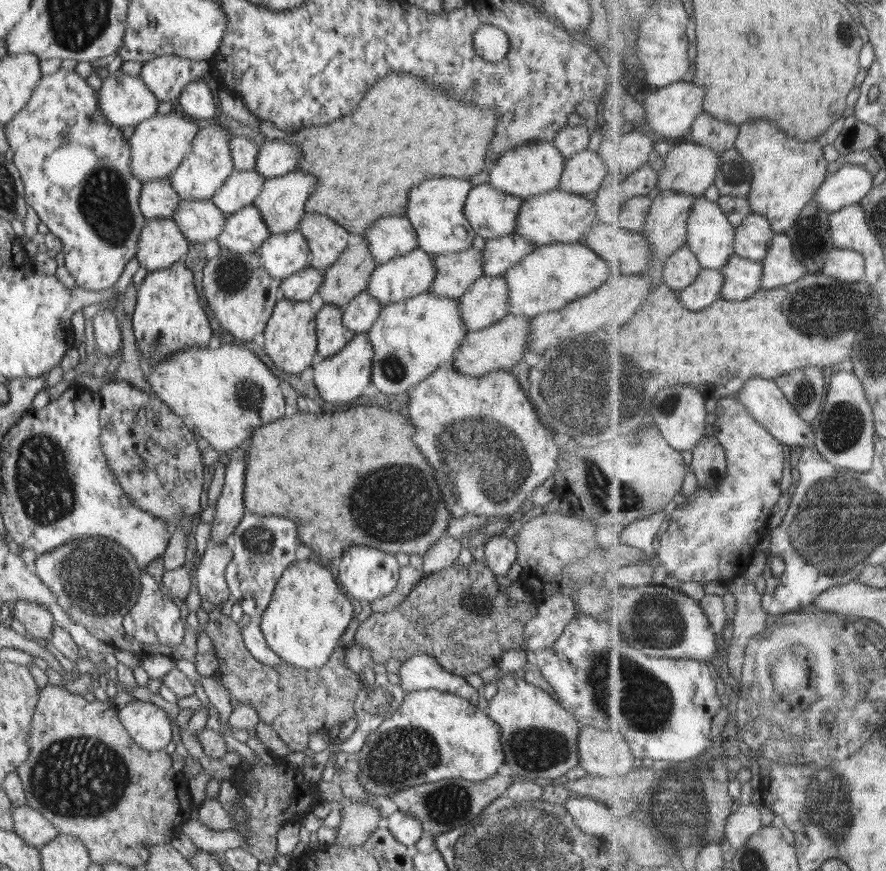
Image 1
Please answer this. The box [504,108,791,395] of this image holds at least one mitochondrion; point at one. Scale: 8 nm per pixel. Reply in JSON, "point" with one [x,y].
{"point":[731,174]}

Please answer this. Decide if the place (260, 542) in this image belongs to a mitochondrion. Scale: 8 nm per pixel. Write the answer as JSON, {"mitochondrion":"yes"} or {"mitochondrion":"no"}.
{"mitochondrion":"yes"}

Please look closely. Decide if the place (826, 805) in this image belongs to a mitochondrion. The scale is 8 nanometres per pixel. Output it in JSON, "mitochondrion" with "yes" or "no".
{"mitochondrion":"yes"}

